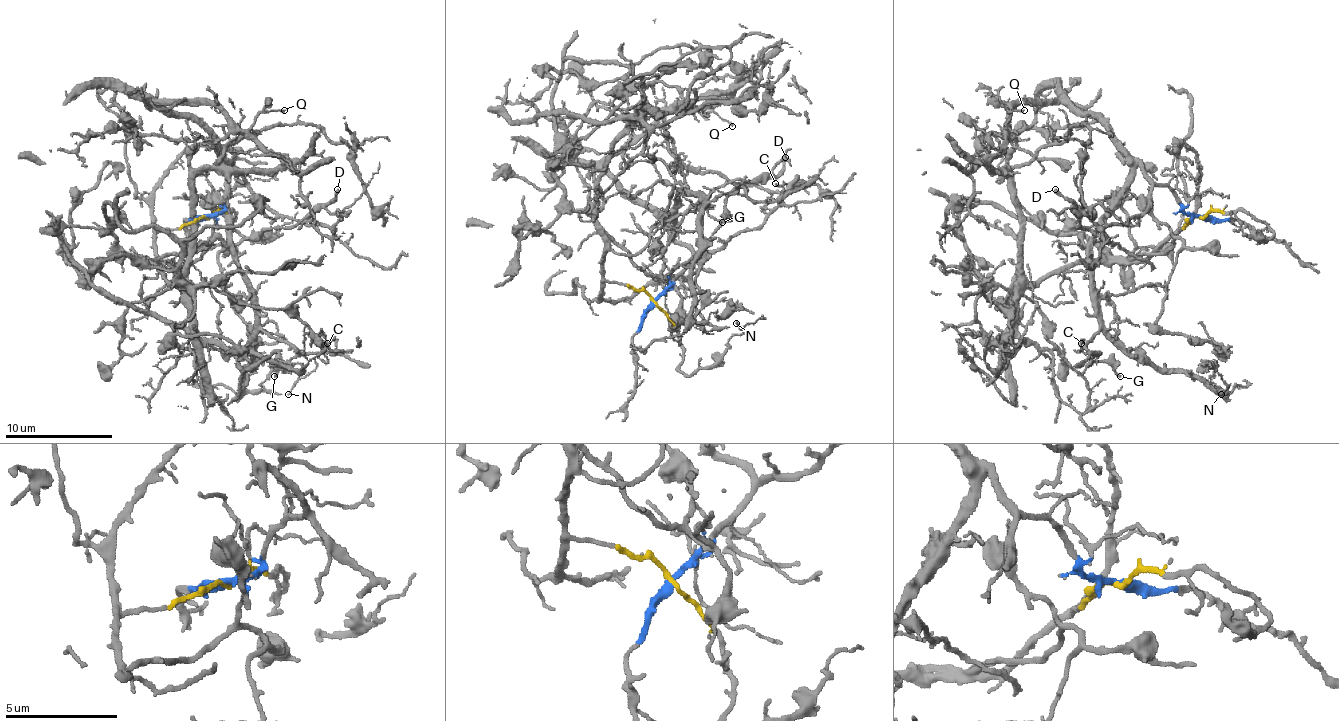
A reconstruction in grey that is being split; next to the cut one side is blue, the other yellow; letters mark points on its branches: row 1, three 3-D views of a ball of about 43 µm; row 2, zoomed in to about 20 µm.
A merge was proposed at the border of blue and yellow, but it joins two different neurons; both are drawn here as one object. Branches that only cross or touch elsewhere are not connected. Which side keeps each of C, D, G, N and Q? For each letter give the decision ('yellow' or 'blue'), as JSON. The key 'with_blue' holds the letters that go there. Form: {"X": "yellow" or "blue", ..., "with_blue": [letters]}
{"C": "blue", "D": "yellow", "G": "blue", "N": "blue", "Q": "blue", "with_blue": ["C", "G", "N", "Q"]}

